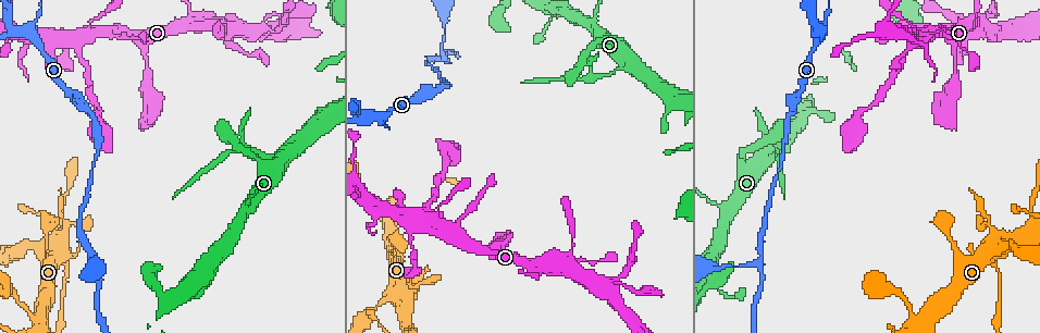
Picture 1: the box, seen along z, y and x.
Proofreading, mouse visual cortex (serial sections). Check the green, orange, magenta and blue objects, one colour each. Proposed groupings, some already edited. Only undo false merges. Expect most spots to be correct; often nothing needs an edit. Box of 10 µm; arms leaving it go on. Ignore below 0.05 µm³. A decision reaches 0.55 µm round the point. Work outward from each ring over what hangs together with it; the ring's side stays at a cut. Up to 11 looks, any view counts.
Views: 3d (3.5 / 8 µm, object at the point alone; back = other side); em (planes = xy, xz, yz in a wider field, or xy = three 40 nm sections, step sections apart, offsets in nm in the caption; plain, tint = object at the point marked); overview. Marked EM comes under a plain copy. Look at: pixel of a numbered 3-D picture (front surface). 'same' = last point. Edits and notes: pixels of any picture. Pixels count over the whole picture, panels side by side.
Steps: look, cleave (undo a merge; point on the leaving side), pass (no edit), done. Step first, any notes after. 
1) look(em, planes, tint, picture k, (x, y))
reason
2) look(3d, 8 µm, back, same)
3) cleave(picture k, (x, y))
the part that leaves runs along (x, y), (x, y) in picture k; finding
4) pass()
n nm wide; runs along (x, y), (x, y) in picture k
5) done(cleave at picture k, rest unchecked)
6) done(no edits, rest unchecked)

look(3d, 3.5 µm, picture 1, (380, 118))

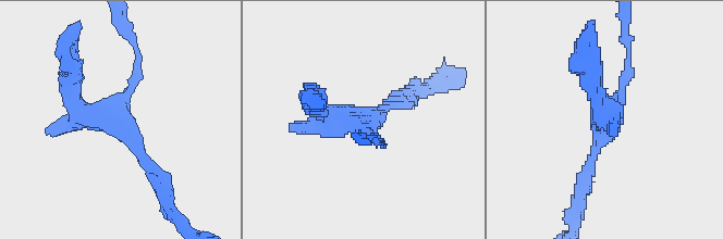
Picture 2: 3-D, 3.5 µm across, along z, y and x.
look(em, xy, step 5, tint, picture 2, (361, 119))

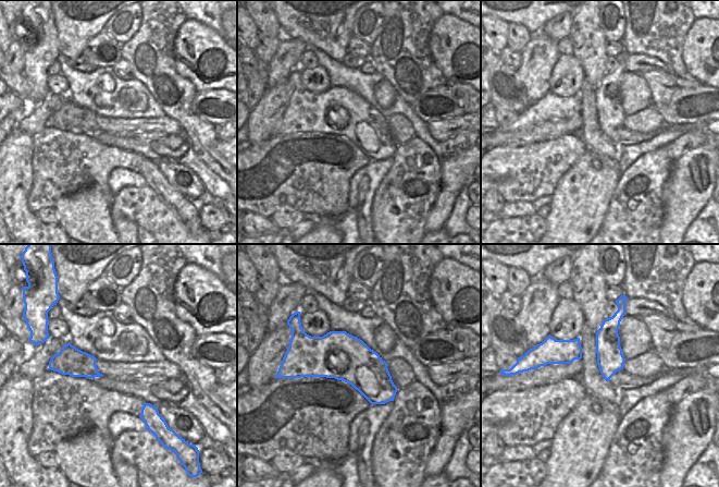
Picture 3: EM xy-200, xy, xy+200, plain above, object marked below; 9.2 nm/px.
pass()
440 nm wide; runs along (159, 179), (115, 122), (72, 102), (69, 78) in picture 2; continuous, no second cell

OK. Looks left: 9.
look(em, xy, step 1, tint, picture 1, (974, 11))
abrupt turn

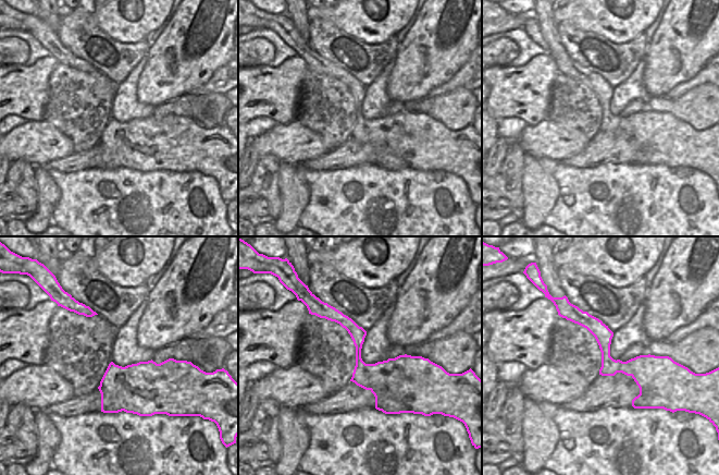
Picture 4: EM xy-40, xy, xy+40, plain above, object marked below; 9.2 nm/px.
look(3d, 3.5 µm, back, same)
wider look

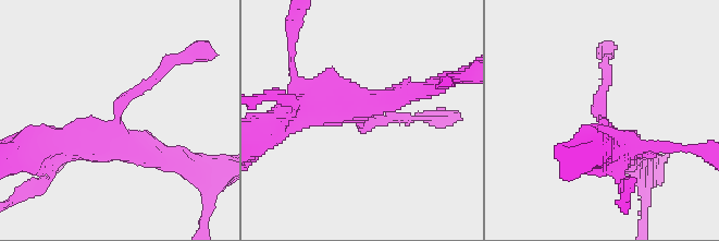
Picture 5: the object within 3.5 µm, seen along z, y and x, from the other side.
pass()
280 nm wide; runs along (630, 159), (596, 116), (610, 82) in picture 5; continuous, no second cell

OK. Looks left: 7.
look(3d, 3.5 µm, back, picture 1, (63, 28))
sharp bend

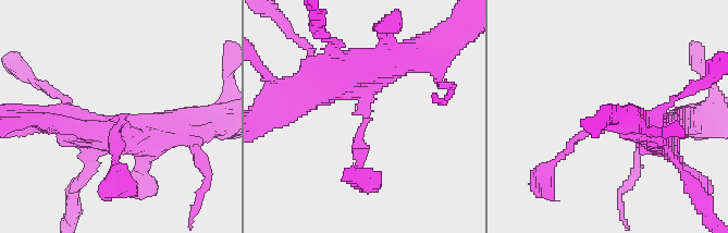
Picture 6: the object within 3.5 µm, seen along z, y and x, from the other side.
look(em, xy, step 5, tint, picture 6, (124, 115))
need the tissue

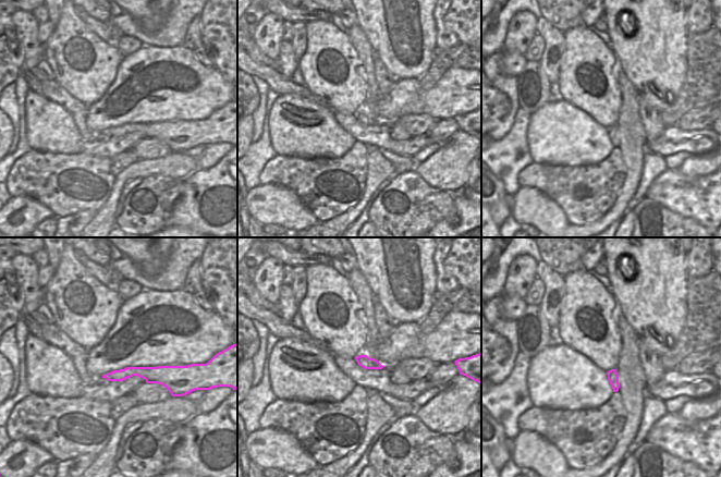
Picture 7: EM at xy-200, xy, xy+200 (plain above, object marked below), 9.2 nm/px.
pass()
runs along (648, 130), (606, 117), (553, 160) in picture 6; one cell here

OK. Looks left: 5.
look(3d, 3.5 µm, picture 1, (256, 152))
thin neck

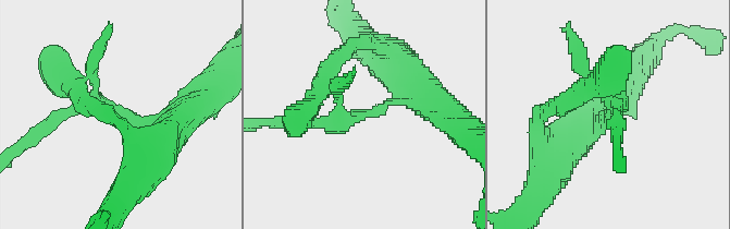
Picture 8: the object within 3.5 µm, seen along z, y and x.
look(em, planes, tint, picture 8, (115, 109))
arms of 150, 350 nm; shape alone is not enough

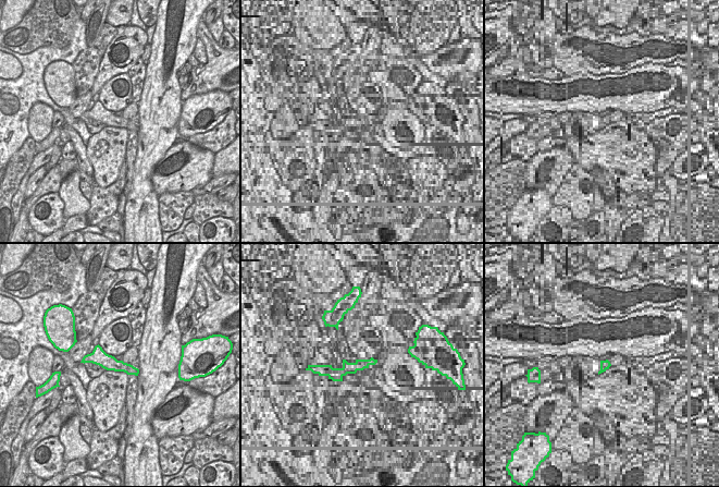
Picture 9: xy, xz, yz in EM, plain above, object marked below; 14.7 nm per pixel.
pass()
runs along (85, 360), (102, 358), (135, 372) in picture 9; continuous, no second cell

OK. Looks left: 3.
done(no edits, rest unchecked)

